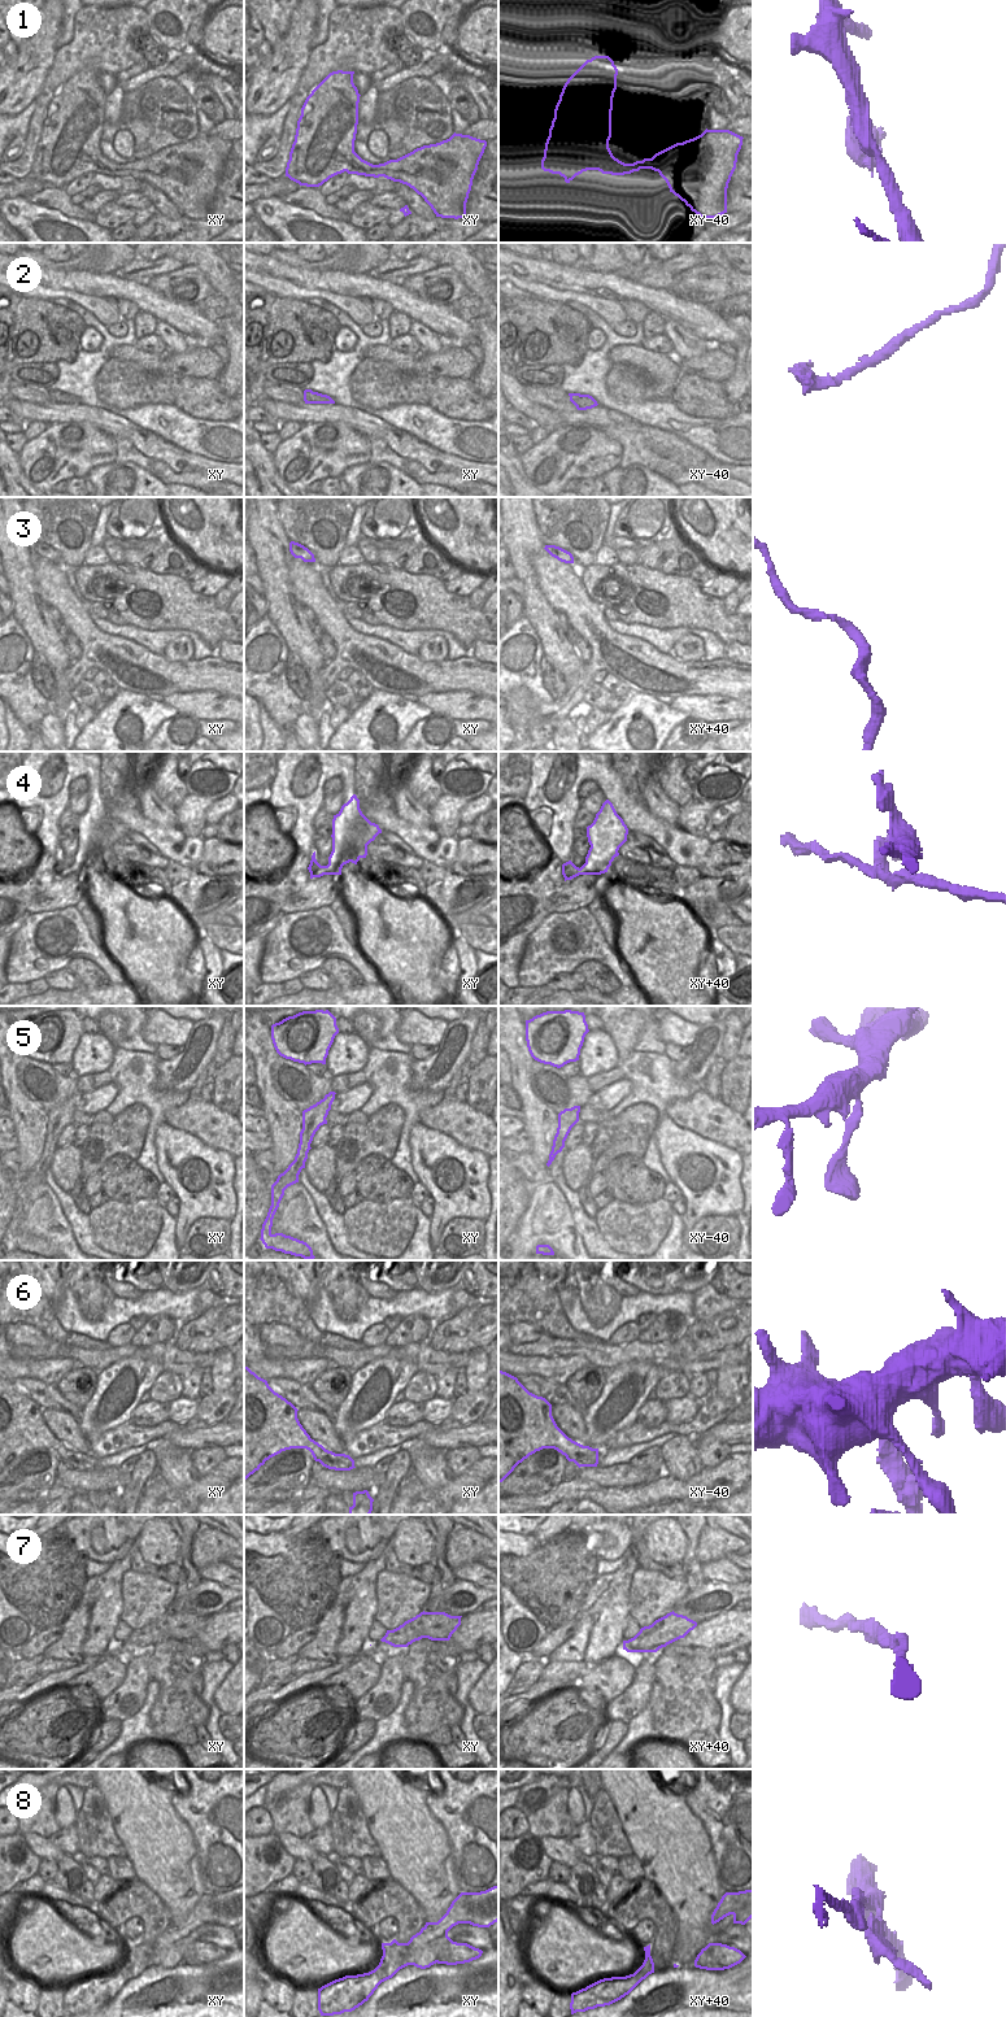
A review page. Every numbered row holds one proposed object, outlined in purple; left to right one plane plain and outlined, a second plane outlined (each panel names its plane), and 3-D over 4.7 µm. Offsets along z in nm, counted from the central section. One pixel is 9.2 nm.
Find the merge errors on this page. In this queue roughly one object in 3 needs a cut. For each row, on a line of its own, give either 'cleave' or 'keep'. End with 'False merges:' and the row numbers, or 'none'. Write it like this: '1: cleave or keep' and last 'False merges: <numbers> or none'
1: cleave
2: cleave
3: keep
4: cleave
5: keep
6: cleave
7: keep
8: cleave
False merges: 1, 2, 4, 6, 8

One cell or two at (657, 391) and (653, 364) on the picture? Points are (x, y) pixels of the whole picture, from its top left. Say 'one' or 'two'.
one

